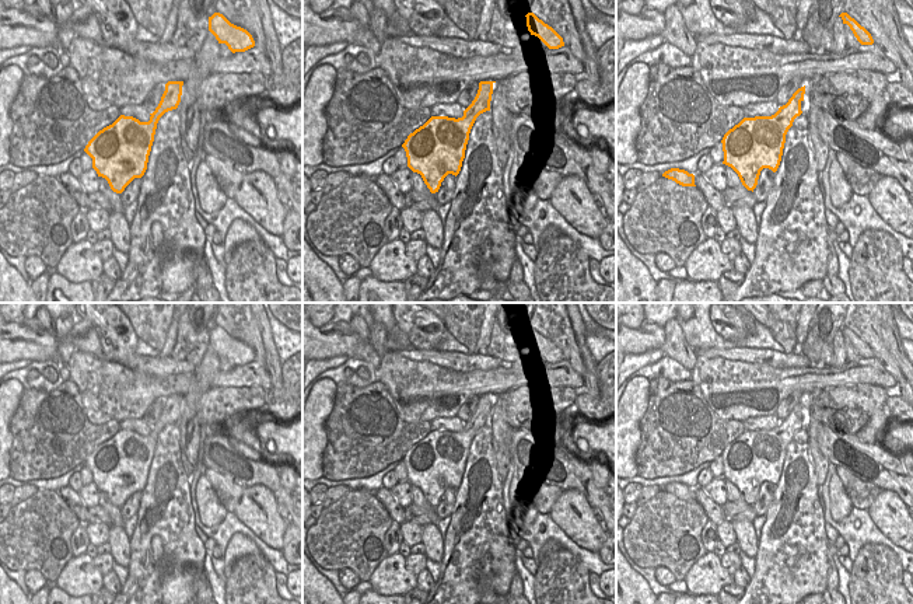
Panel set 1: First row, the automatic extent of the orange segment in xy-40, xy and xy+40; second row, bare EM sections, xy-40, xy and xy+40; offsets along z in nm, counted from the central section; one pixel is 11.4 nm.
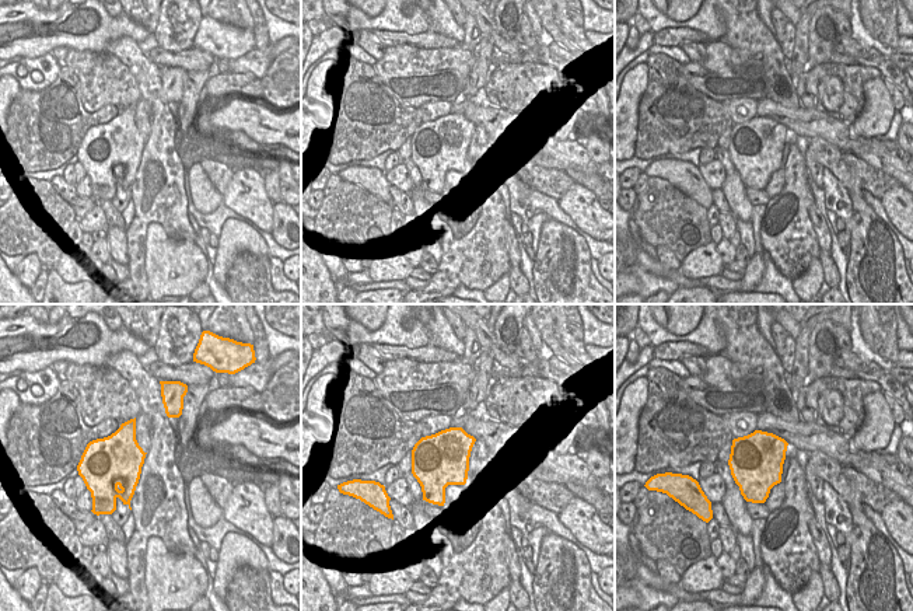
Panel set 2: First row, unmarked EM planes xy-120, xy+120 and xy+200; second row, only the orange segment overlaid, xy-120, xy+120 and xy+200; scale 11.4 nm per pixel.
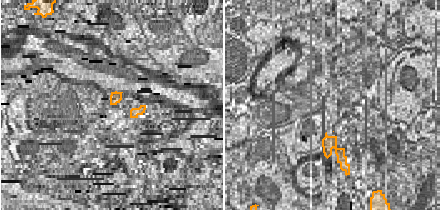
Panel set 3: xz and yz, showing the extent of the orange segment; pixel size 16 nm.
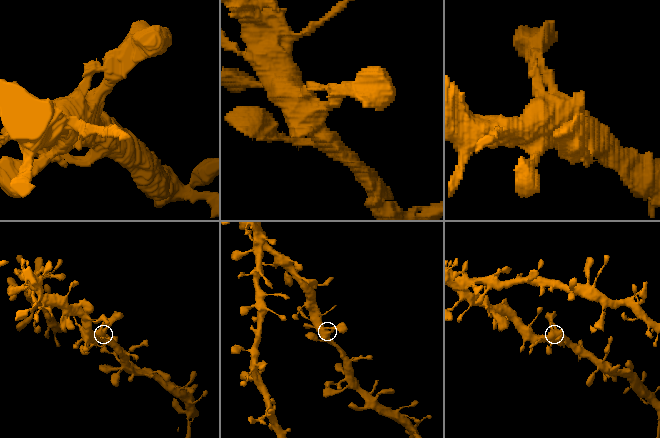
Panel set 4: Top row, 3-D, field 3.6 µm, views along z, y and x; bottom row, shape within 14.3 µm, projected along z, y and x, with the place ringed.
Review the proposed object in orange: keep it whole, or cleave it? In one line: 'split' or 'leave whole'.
leave whole

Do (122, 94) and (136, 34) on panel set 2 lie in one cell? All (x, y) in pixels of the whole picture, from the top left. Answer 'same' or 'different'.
different

